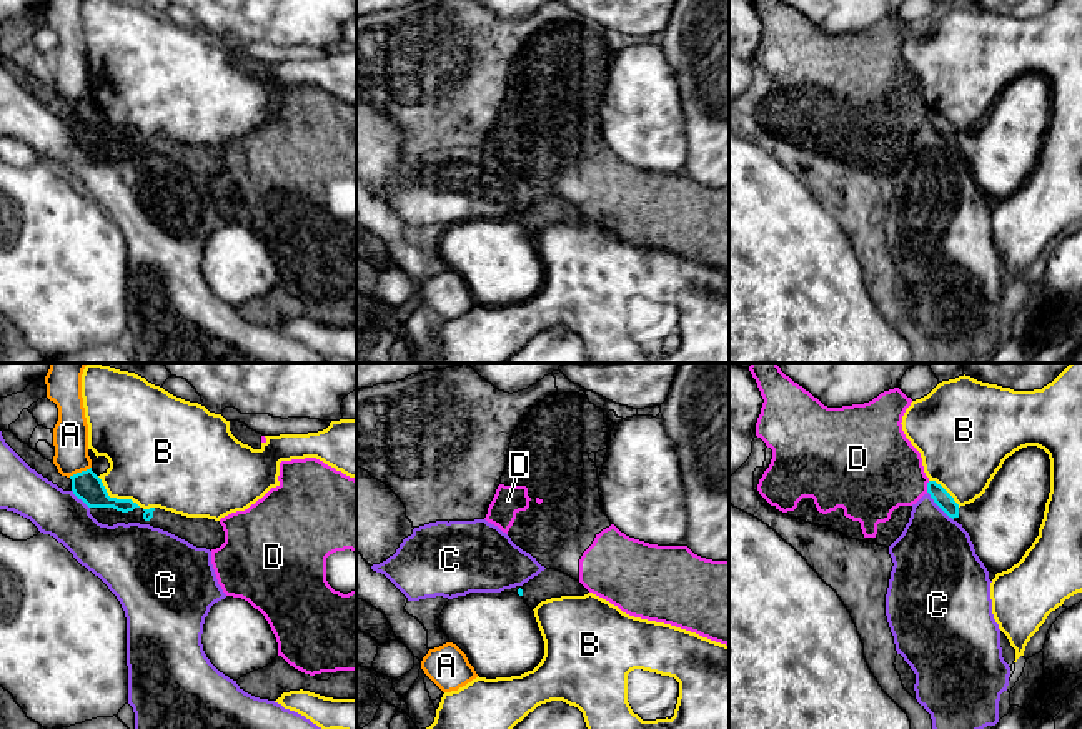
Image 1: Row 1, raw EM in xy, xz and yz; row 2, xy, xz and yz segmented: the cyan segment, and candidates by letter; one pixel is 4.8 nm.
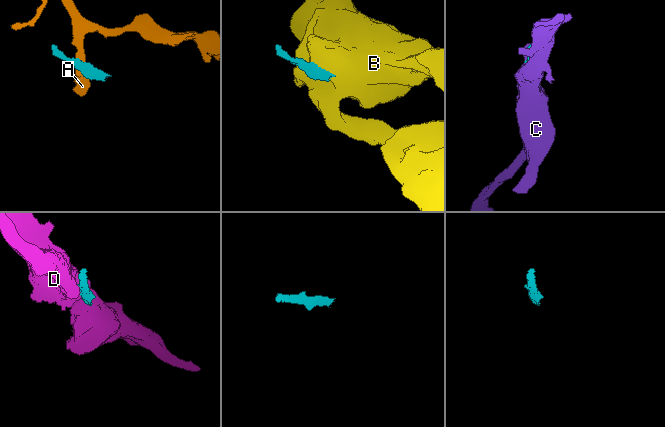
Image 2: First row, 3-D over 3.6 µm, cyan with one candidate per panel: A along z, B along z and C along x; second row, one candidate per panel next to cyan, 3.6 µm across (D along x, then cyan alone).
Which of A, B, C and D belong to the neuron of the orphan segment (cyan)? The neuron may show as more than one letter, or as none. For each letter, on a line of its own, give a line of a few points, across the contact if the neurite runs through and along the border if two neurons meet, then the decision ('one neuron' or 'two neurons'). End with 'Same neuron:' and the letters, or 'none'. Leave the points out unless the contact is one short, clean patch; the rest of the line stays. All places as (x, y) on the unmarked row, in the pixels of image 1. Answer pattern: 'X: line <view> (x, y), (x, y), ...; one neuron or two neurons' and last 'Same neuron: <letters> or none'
A: line xy (90, 94), (69, 104); two neurons
B: line xy (97, 104), (110, 123), (130, 125), (140, 133); two neurons
C: two neurons
D: two neurons
Same neuron: none

